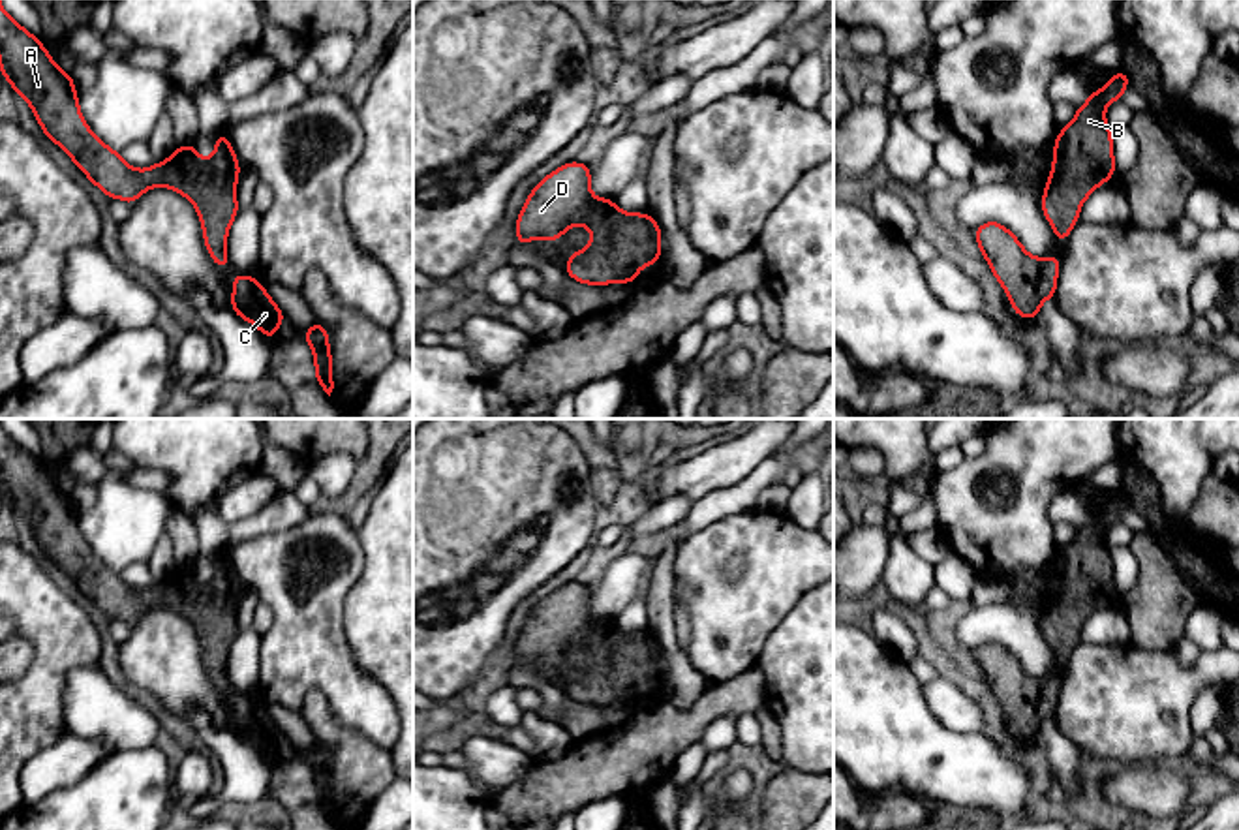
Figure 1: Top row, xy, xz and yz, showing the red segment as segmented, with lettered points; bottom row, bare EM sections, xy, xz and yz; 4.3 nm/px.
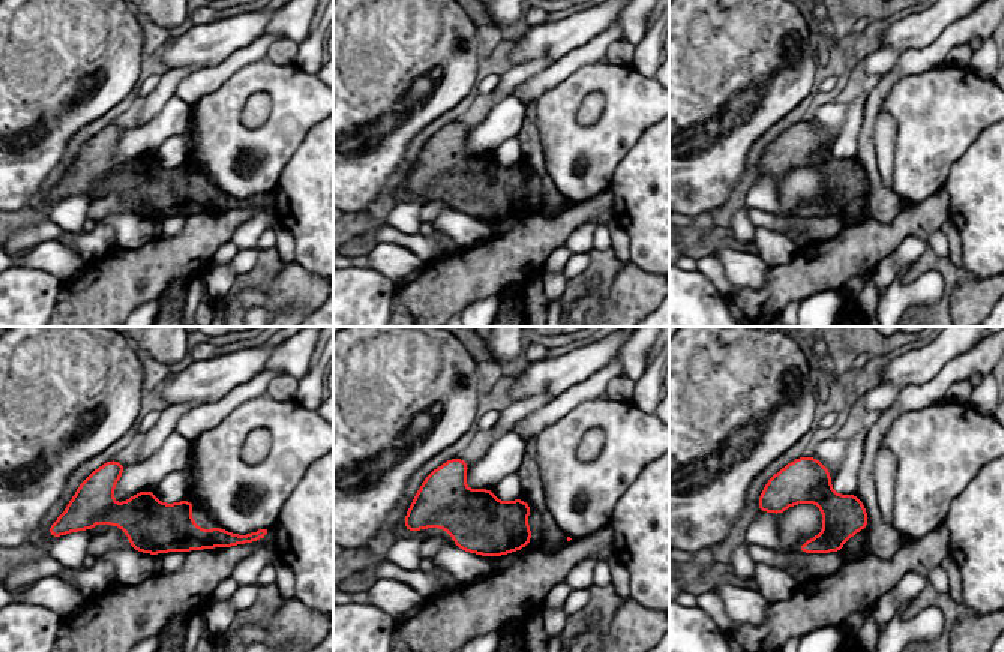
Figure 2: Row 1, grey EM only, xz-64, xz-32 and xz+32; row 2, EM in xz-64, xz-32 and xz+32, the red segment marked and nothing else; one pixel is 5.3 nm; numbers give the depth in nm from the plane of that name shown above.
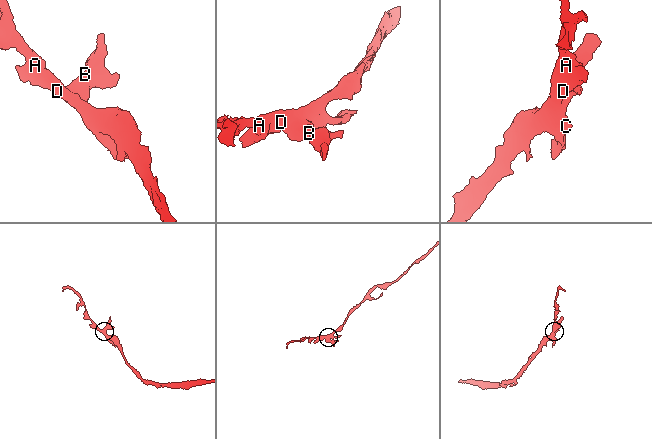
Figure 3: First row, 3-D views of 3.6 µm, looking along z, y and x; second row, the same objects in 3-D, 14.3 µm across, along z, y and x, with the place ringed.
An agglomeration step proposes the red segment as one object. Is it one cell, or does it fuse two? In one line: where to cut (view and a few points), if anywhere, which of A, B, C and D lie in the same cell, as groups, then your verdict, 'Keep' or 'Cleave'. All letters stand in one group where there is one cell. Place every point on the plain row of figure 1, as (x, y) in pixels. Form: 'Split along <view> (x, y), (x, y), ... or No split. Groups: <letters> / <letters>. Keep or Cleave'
No split. Groups: A B C D. Keep

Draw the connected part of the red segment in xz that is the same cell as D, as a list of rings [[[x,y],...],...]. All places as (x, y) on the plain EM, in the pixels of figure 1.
[[[571,582],[543,599],[516,640],[516,663],[544,659],[548,665],[573,646],[591,650],[591,665],[574,672],[565,691],[582,704],[633,704],[638,691],[661,682],[659,644],[648,635],[627,635],[612,620],[595,620],[591,588]]]

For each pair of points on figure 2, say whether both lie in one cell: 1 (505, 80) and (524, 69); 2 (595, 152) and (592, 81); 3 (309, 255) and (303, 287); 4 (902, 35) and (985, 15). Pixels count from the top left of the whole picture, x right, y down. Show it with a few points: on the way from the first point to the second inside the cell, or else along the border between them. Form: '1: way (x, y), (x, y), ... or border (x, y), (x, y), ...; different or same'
1: way (509, 78), (520, 74); same
2: way (611, 134), (610, 95); same
3: border (294, 261), (317, 276); different
4: border (968, 15), (953, 21), (925, 45); different

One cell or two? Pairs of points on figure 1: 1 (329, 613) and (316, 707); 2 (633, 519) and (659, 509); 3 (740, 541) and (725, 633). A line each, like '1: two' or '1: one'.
1: two
2: one
3: one

